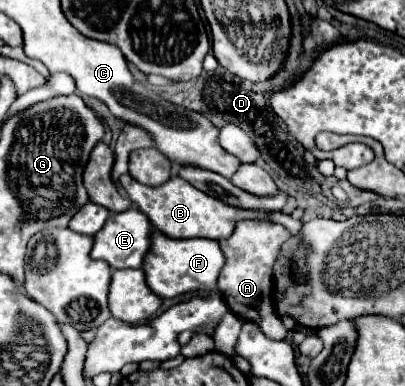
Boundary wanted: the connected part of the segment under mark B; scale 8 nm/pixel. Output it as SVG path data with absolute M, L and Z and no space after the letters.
M124 174L118 184L126 190L128 198L150 218L150 222L168 238L210 238L210 240L222 240L228 238L234 232L234 226L238 220L262 220L262 222L276 222L286 226L292 234L298 234L302 228L300 220L294 220L290 214L284 214L280 210L266 212L266 210L242 210L228 206L198 188L194 188L190 182L182 180L180 176L172 176L168 182L164 182L158 188L138 184L130 178L130 174Z

